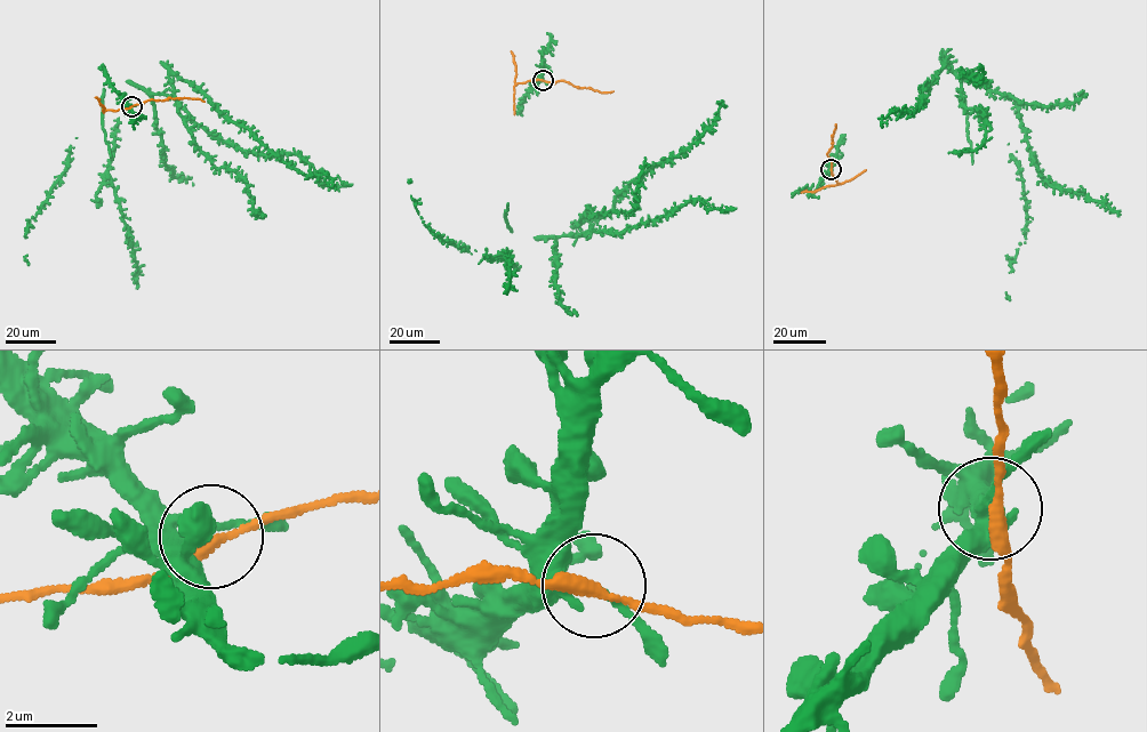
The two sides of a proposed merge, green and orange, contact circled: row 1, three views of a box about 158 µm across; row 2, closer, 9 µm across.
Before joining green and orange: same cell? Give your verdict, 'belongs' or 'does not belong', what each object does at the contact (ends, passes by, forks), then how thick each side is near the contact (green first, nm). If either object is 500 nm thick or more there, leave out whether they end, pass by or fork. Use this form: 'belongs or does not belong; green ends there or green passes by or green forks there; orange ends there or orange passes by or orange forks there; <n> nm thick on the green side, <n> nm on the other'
belongs; green passes by; orange passes by; 140 nm thick on the green side, 260 nm on the other

